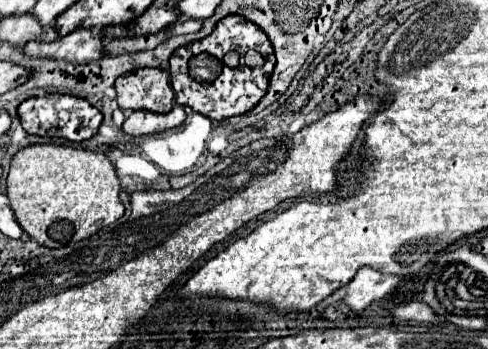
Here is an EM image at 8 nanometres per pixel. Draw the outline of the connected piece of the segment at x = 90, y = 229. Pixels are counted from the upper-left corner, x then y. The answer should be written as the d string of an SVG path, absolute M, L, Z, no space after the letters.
M29 145L13 155L7 175L9 205L17 223L31 239L49 249L87 239L121 219L119 191L121 185L107 155L77 147Z

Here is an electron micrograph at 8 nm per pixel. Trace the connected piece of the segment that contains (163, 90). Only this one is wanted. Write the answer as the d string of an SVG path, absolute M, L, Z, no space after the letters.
M135 69L115 81L117 103L123 111L155 111L173 109L173 87L169 73L163 69Z

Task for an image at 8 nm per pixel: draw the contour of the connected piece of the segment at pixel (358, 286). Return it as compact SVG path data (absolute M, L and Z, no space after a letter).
M363 267L359 273L347 283L347 295L345 295L345 305L355 311L367 309L371 303L381 301L387 293L395 289L399 283L399 275L385 275L377 269Z

